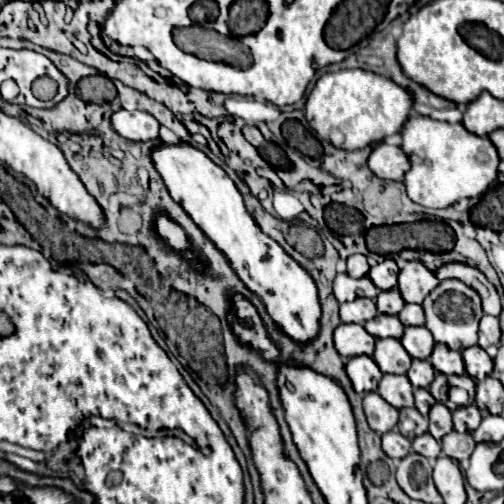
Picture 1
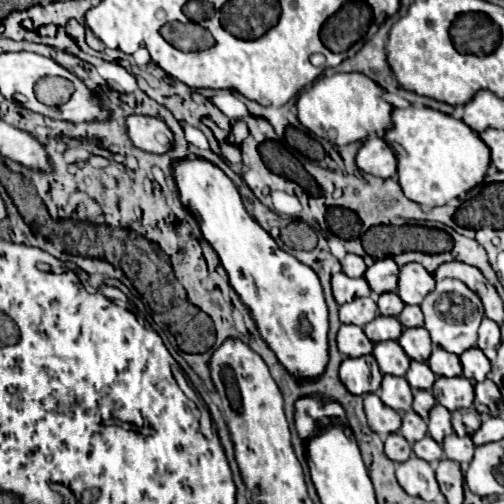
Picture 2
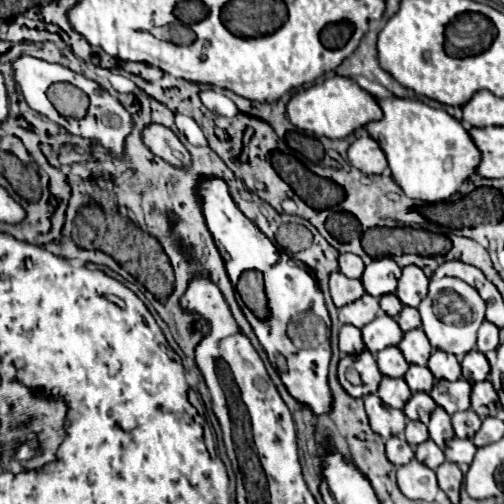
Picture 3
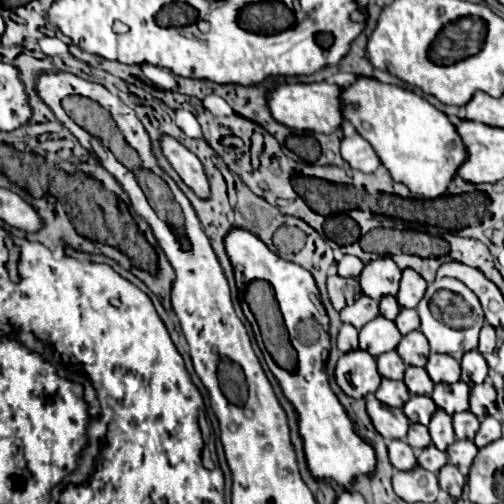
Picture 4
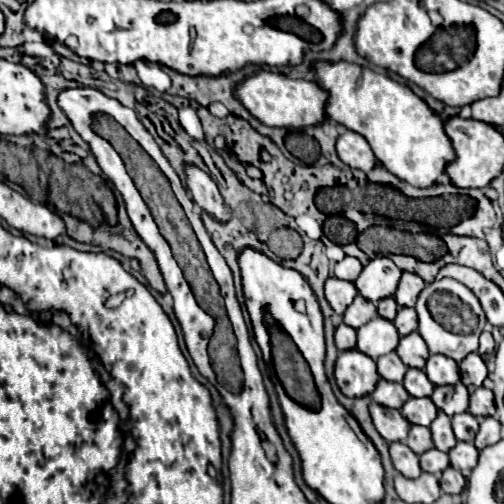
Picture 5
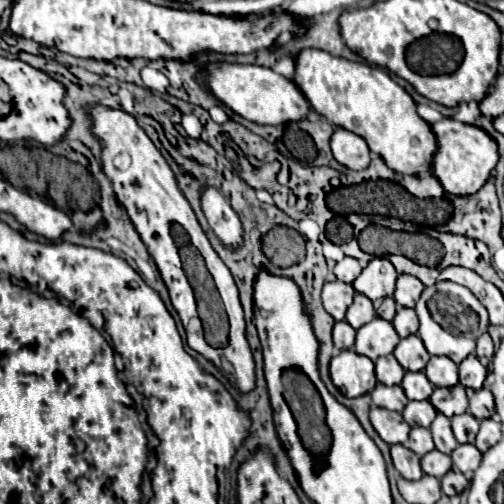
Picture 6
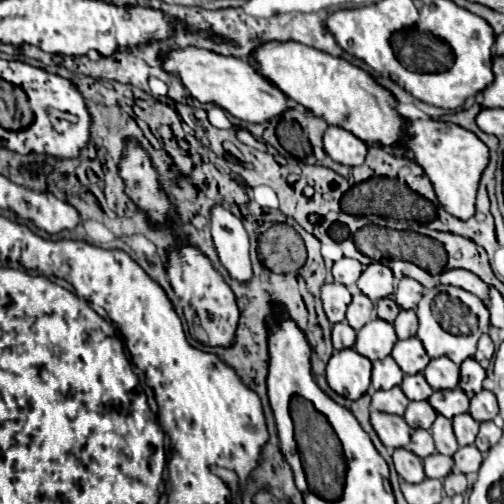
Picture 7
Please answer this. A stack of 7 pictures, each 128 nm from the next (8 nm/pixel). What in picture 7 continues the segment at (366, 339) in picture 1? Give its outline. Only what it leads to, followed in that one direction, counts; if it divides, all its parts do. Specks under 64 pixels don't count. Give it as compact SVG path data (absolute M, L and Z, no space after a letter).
M338 322L332 326L332 344L334 350L344 350L344 348L352 348L356 342L356 332L352 330L352 326L348 322Z

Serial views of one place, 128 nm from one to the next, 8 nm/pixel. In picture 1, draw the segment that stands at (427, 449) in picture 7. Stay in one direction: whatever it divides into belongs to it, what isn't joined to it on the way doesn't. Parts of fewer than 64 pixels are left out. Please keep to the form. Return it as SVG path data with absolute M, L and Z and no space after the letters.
M402 408L398 430L408 440L414 440L416 436L422 436L424 432L428 432L428 420L424 416L420 416L420 412L416 408Z

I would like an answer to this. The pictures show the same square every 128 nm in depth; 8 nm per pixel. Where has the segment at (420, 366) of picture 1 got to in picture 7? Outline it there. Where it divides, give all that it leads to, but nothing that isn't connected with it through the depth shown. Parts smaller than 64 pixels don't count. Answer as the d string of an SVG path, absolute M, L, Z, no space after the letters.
M422 374L404 376L400 388L402 388L402 392L406 394L408 400L428 400L430 394L434 392L434 390L428 386L428 382L426 382L426 378L424 378Z

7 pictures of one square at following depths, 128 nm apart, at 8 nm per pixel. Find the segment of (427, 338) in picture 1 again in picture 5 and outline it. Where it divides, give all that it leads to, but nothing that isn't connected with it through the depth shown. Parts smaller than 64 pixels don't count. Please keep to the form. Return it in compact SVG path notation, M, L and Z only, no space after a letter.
M412 332L404 338L400 338L400 344L396 348L400 360L410 366L410 368L424 368L426 360L428 360L428 348L426 342L422 340L422 336L418 332Z

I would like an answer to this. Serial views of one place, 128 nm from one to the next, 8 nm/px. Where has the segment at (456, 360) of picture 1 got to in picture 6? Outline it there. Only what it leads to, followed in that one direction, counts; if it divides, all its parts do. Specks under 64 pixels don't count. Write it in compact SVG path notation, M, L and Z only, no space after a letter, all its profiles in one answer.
M432 356L424 368L424 374L436 388L450 388L458 384L458 366L448 356Z

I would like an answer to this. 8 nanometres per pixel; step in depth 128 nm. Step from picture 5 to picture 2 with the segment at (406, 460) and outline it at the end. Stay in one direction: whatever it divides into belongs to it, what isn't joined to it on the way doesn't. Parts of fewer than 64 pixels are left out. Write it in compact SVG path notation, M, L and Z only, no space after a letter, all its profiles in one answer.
M398 432L390 434L384 442L384 450L386 450L386 456L394 462L406 462L412 454L412 446L406 442L406 438Z

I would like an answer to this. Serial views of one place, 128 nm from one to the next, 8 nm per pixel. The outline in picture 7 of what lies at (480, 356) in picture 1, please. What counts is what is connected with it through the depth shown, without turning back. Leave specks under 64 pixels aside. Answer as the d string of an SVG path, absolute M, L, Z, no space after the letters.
M468 358L468 360L462 362L462 366L460 366L460 388L468 396L478 394L482 390L484 378L486 378L486 372L474 358Z

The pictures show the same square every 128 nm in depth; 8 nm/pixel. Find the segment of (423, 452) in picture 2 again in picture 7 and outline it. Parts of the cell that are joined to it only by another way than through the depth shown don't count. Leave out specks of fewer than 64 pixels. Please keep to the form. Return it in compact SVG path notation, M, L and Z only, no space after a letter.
M434 452L432 456L424 458L424 472L428 478L438 478L444 480L454 468L454 460L450 456L442 456L438 452Z

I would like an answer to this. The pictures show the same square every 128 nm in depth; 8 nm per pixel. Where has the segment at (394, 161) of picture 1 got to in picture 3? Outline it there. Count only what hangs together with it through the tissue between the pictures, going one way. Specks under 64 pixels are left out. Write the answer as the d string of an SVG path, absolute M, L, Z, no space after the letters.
M358 136L348 148L348 158L364 174L382 174L388 166L384 152L370 136Z

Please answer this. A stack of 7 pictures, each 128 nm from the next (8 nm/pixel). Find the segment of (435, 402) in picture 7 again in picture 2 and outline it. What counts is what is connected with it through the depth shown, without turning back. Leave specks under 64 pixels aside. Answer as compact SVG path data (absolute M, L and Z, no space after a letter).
M438 376L430 392L436 398L436 402L442 404L444 408L448 408L450 412L470 408L472 400L474 400L472 382L464 376L454 376L454 378Z

